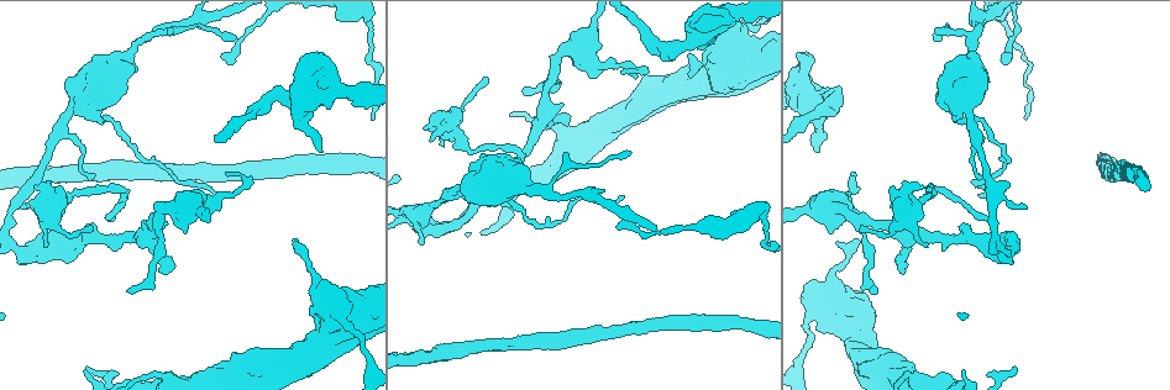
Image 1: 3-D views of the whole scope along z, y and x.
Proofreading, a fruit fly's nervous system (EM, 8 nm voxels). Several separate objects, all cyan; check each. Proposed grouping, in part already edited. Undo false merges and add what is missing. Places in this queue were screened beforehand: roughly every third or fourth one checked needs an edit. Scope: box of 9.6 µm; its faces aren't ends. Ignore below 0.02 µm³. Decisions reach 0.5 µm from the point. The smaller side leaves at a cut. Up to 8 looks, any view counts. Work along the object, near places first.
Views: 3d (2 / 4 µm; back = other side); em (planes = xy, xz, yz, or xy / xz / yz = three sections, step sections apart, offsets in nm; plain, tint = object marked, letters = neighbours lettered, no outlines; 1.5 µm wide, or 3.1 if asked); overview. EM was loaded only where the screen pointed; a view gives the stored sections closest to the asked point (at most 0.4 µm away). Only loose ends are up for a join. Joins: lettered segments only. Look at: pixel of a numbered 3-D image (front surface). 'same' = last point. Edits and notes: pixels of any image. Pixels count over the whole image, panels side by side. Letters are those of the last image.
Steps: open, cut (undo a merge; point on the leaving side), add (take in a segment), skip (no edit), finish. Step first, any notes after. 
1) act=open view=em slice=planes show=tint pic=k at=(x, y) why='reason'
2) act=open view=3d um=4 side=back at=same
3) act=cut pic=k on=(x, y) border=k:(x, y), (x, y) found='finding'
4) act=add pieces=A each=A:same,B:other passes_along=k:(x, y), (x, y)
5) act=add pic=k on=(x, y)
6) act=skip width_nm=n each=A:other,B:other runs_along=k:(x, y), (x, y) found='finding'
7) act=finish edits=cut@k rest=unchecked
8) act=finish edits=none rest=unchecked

act=open view=3d um=4 side=back pic=1 at=(69, 113) why='narrows sharply'

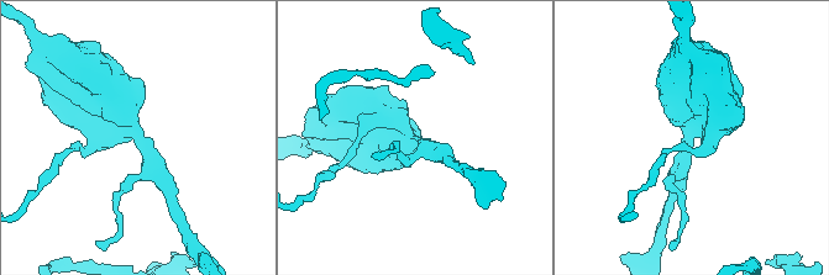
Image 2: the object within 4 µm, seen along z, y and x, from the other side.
act=open view=em slice=yz step=8 show=plain pic=2 at=(138, 135) why='shape alone is not enough'

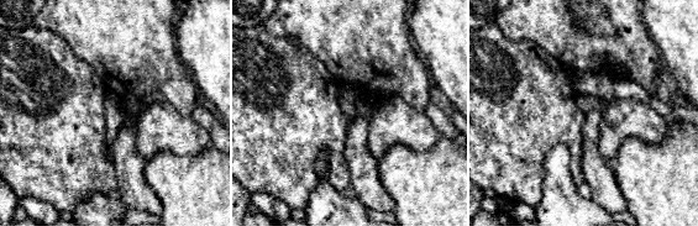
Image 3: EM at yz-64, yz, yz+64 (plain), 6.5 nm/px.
act=open view=em slice=yz step=8 show=letters at=same

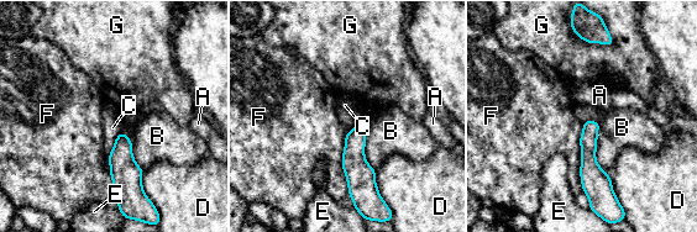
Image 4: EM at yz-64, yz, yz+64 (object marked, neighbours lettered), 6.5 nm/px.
act=skip width_nm=110 each=A:other,B:other,C:other,D:other,E:other,F:other,G:other border=4:(599, 124), (596, 162), (608, 174) found='one cell here'

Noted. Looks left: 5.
act=open view=3d um=4 pic=1 at=(430, 139) why='branch stops here'

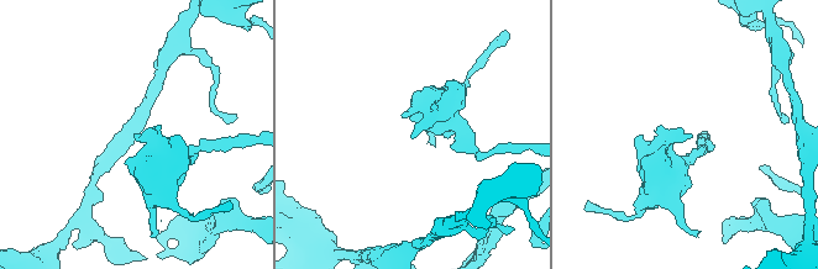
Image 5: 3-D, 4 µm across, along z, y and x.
act=open view=em slice=planes show=plain pic=5 at=(412, 135) why='now the EM'

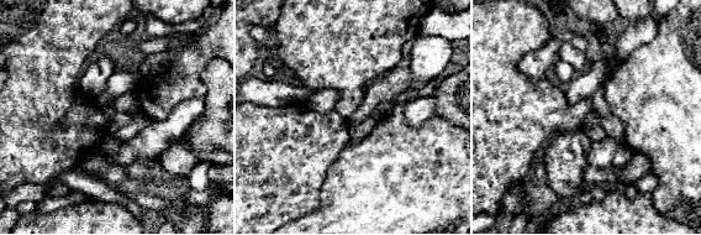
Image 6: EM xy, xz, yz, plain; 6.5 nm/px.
act=open view=em slice=planes show=letters at=same

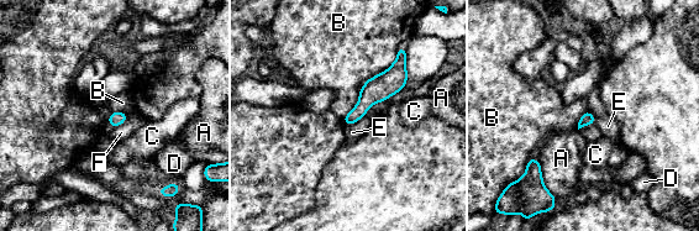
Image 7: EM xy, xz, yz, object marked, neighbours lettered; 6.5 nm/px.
act=skip longest_contact=F:320nm each=A:other,B:other,C:other,D:other,E:other,F:other found='no lettered segment goes on from it'

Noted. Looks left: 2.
act=finish edits=none rest=unchecked

